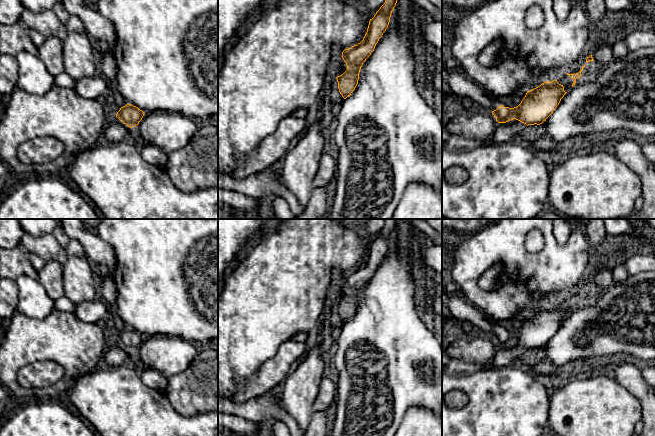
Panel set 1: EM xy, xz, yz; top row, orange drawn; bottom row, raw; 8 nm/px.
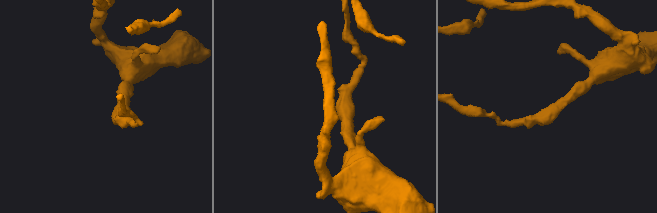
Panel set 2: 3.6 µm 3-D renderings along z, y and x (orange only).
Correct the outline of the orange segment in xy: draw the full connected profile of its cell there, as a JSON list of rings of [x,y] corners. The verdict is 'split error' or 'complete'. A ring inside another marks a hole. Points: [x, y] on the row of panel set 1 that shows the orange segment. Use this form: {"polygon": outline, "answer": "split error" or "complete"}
{"polygon": [[[127,104],[120,108],[116,119],[110,120],[104,128],[104,134],[110,144],[123,142],[131,128],[139,124],[144,112],[138,107]]], "answer": "split error"}

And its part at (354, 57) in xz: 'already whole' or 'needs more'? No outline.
needs more

